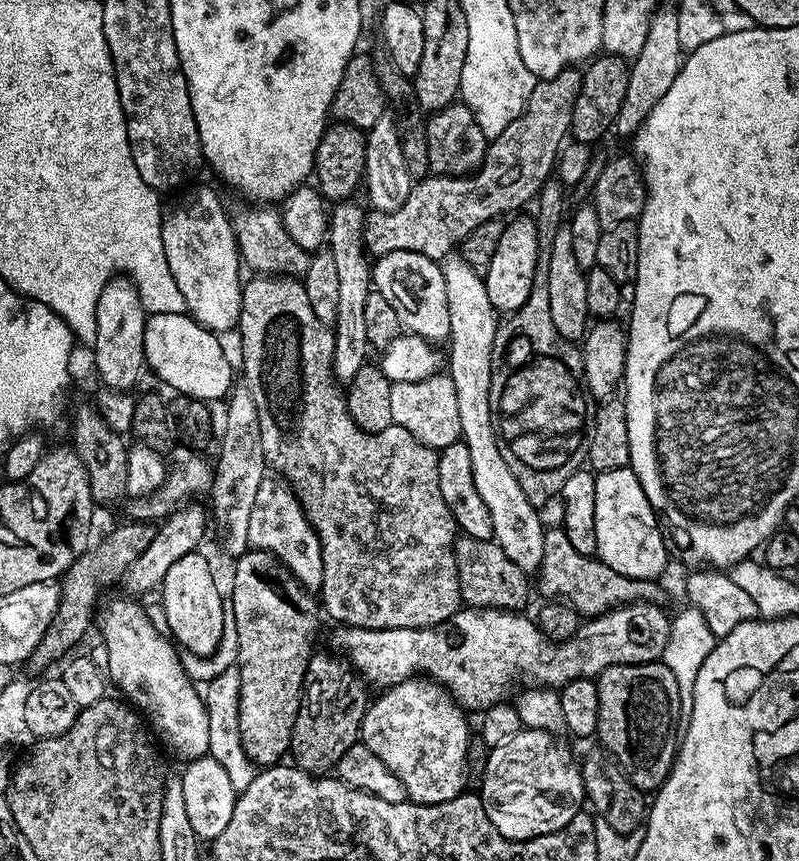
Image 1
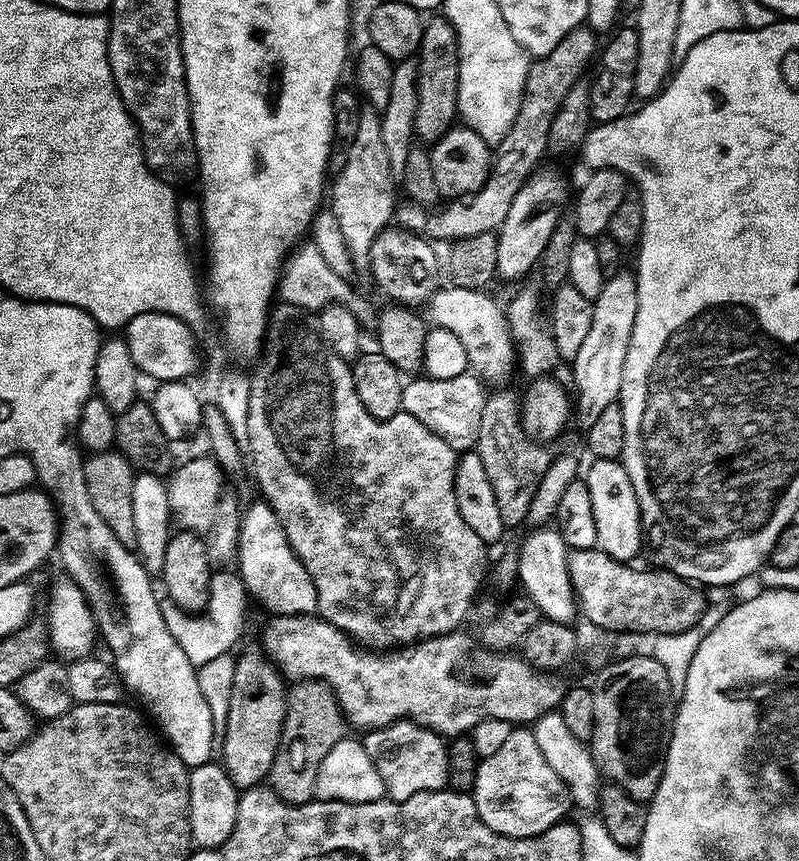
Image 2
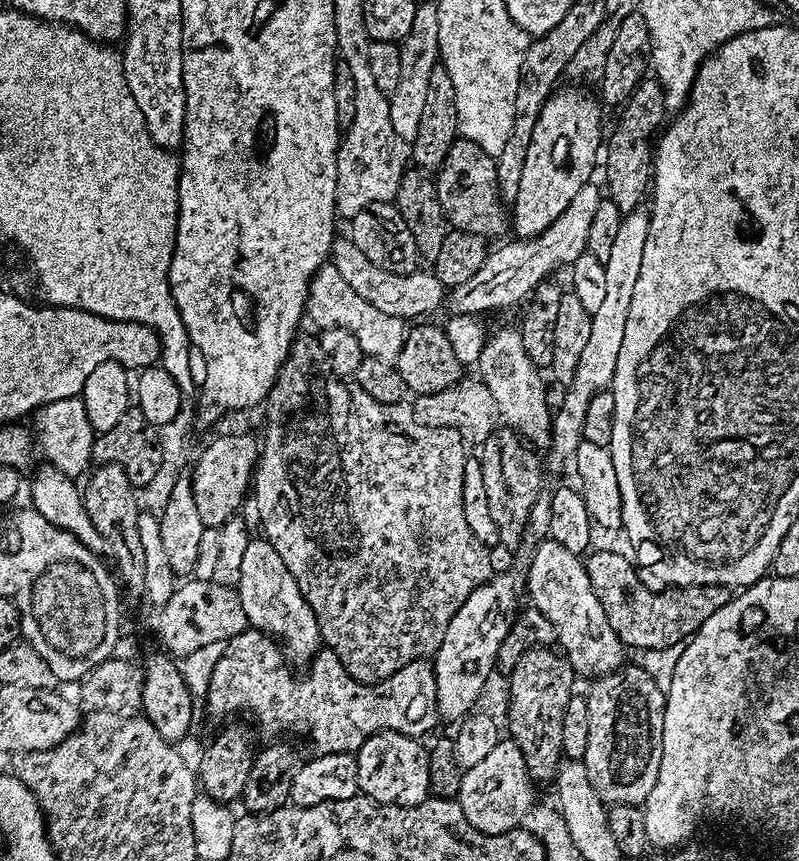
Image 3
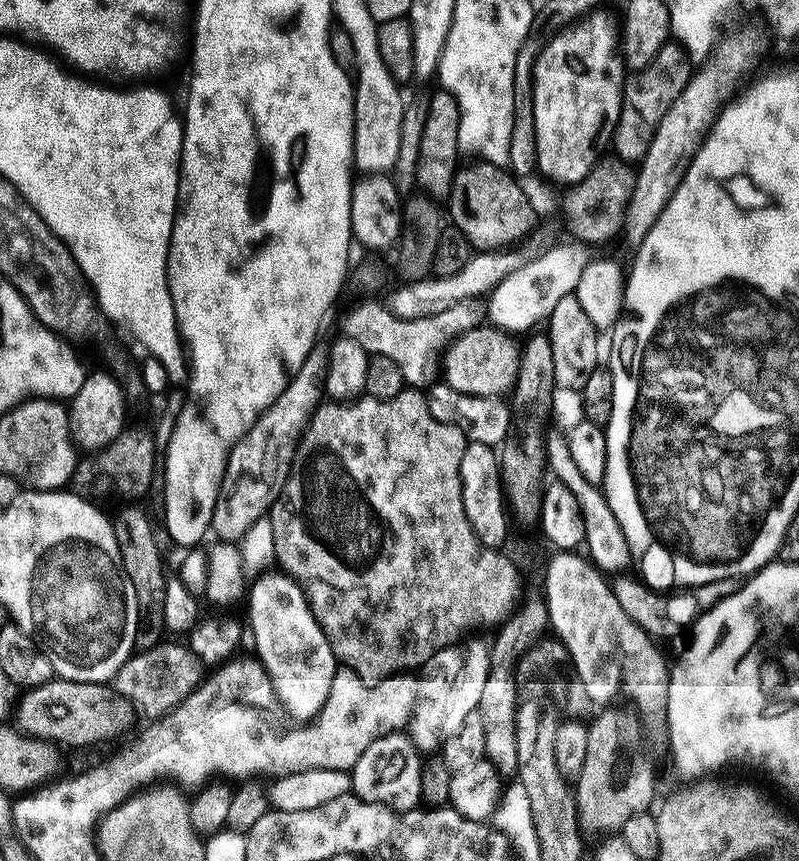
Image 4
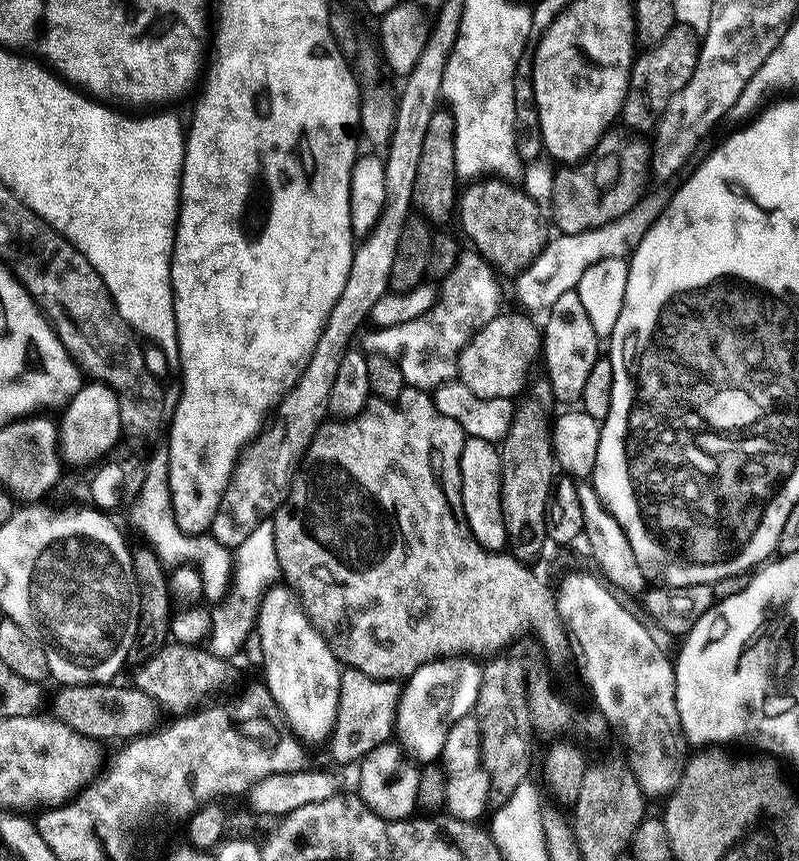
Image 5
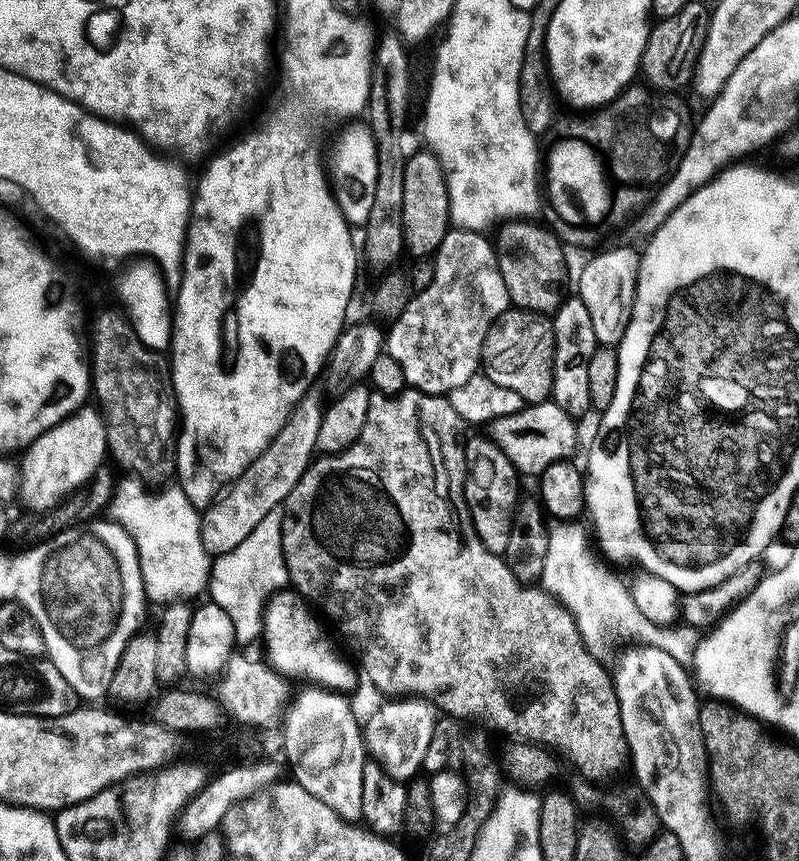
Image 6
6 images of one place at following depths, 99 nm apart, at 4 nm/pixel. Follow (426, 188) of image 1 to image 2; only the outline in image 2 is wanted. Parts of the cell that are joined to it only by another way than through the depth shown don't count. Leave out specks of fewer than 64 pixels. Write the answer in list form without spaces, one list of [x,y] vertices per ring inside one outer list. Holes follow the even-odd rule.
[[[575,28],[566,34],[566,38],[562,38],[562,42],[558,42],[558,46],[554,46],[554,50],[550,50],[550,54],[529,63],[518,118],[514,118],[514,126],[510,126],[506,138],[495,145],[490,174],[473,196],[449,199],[445,208],[437,207],[435,210],[429,210],[422,204],[401,203],[394,213],[395,223],[407,232],[415,232],[432,242],[453,242],[483,232],[495,233],[510,211],[510,202],[514,202],[518,190],[522,190],[525,182],[541,167],[540,159],[544,151],[547,153],[550,148],[548,135],[554,114],[558,114],[566,94],[570,94],[572,87],[585,75],[588,63],[591,60],[593,63],[598,52],[596,40],[597,33],[591,28]]]

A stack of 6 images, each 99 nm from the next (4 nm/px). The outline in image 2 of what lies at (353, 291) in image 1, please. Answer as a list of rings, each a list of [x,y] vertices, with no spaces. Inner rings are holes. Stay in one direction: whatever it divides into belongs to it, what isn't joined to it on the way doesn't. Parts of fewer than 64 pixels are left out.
[[[364,110],[360,113],[360,121],[358,122],[358,134],[356,137],[350,141],[347,145],[348,148],[348,157],[344,160],[344,165],[340,168],[340,173],[336,176],[336,181],[331,181],[330,192],[332,188],[332,204],[330,204],[330,211],[338,218],[338,226],[342,226],[342,238],[346,242],[348,247],[348,253],[352,256],[352,263],[357,269],[364,270],[368,267],[368,255],[370,254],[370,246],[374,242],[374,238],[378,233],[382,231],[383,228],[389,227],[393,223],[394,213],[398,207],[398,199],[396,200],[396,192],[398,196],[398,188],[392,185],[392,179],[394,179],[394,173],[392,167],[390,166],[390,158],[386,158],[386,146],[382,146],[382,126],[380,125],[380,116],[377,115],[375,111]]]

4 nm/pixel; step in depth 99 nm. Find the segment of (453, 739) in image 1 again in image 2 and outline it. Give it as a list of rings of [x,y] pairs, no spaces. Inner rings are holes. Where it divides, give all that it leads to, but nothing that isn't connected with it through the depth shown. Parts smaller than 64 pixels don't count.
[[[407,719],[371,729],[362,741],[382,776],[387,799],[403,802],[423,792],[443,792],[449,787],[447,743],[438,733]]]

